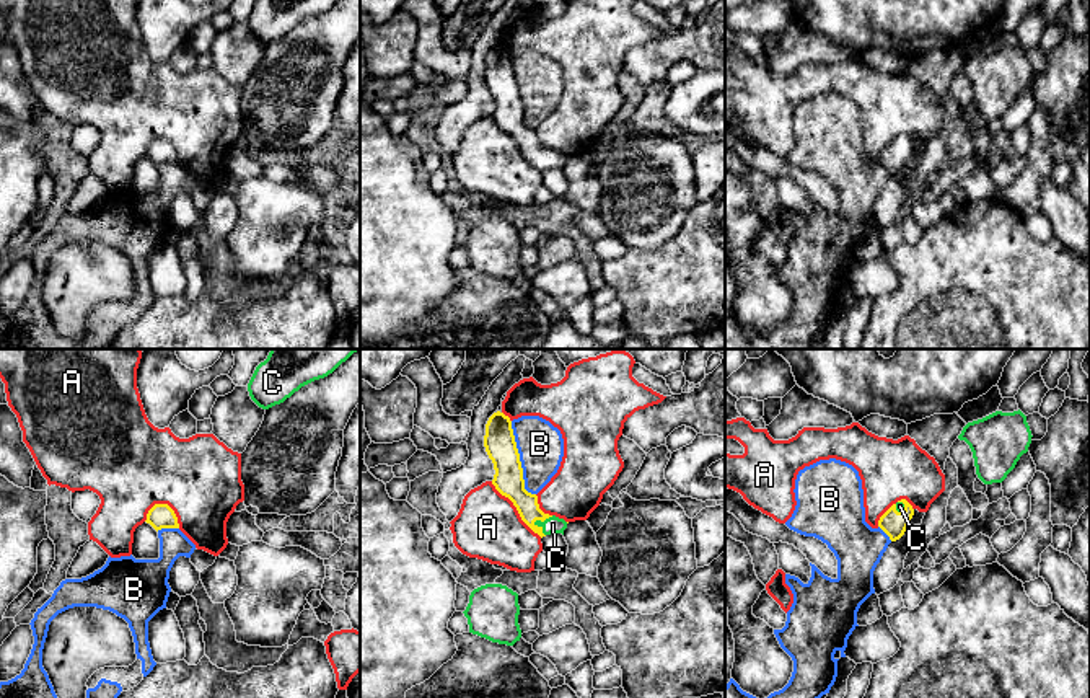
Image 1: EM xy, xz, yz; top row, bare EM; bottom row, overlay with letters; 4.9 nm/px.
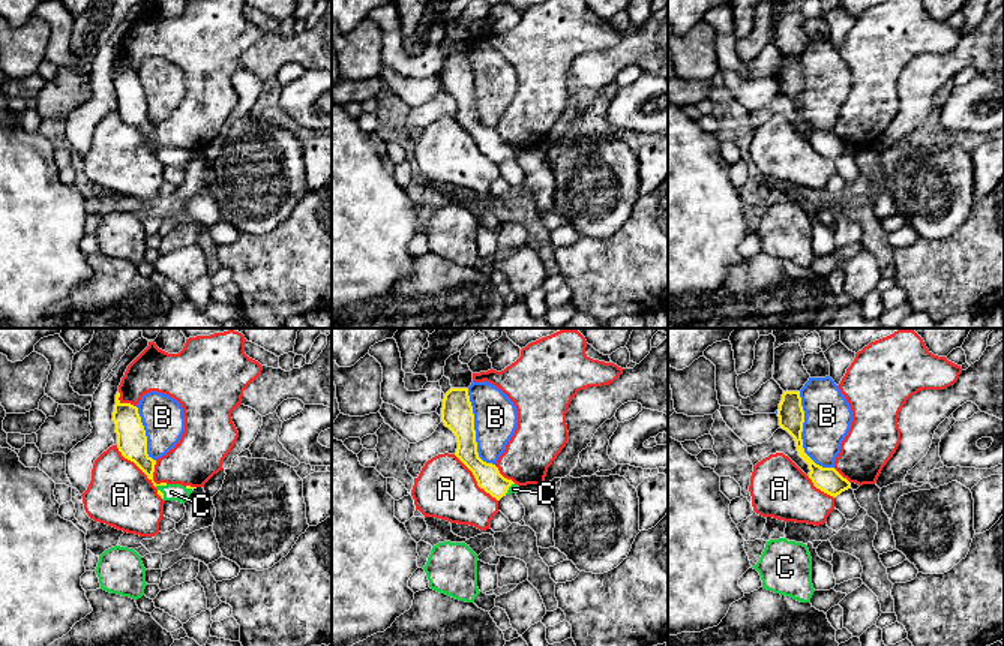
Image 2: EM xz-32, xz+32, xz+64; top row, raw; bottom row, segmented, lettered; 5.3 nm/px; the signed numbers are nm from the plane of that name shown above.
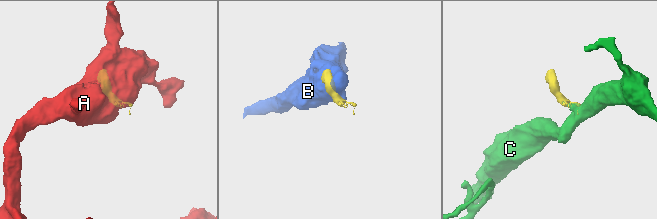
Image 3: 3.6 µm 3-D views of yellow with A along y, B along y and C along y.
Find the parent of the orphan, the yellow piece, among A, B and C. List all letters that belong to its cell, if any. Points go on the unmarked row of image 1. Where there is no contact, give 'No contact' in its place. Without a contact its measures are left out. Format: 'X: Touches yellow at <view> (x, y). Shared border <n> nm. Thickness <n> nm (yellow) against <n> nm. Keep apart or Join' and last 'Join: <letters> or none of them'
A: Touches yellow at xz (517, 144). Shared border 380 nm. Thickness 150 nm (yellow) against 320 nm. Keep apart
B: Touches yellow at xz (518, 95). Shared border 380 nm. Thickness 160 nm (yellow) against 220 nm. Keep apart
C: Touches yellow at xz (543, 155). Shared border 110 nm. Thickness 140 nm (yellow) against 80 nm. Join
Join: C

